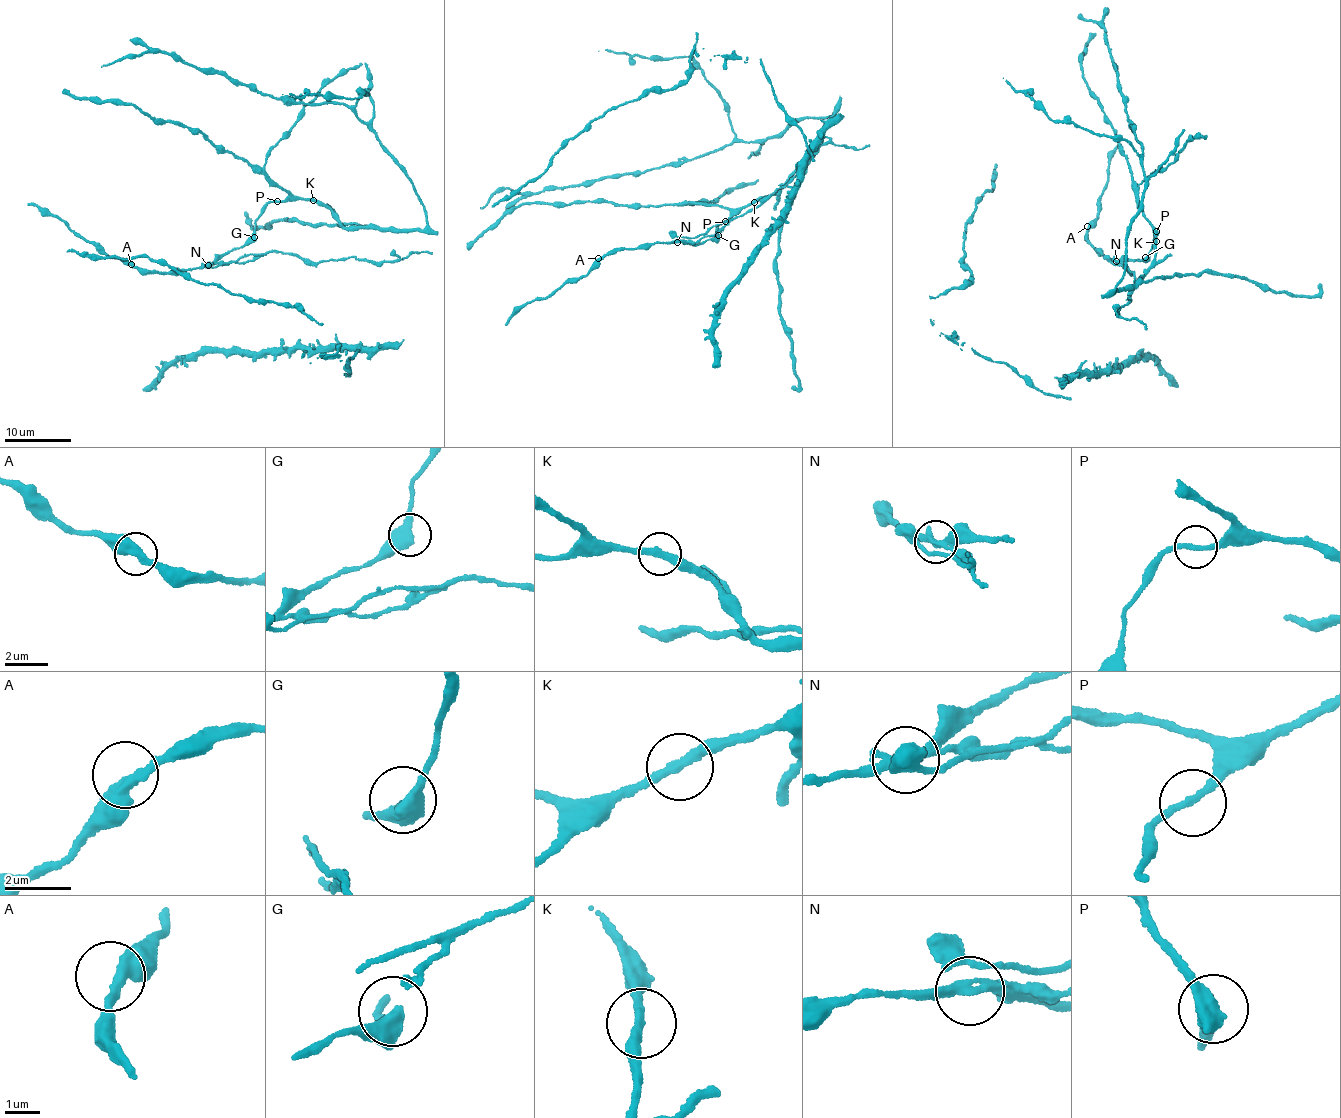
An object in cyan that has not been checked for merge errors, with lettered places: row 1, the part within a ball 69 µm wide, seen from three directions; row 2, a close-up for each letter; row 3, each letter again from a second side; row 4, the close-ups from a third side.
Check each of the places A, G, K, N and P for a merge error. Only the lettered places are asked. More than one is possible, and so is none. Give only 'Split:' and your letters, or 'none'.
Split: N

